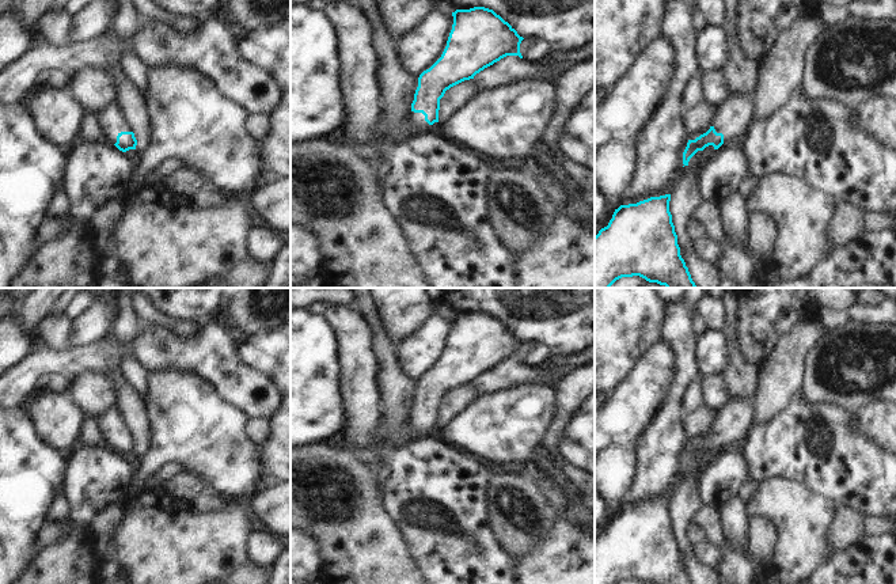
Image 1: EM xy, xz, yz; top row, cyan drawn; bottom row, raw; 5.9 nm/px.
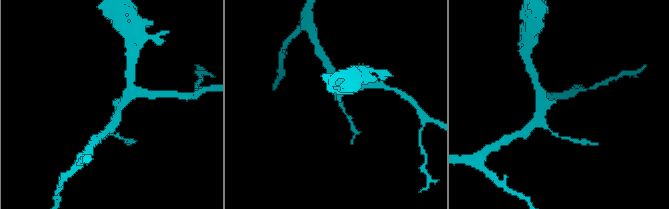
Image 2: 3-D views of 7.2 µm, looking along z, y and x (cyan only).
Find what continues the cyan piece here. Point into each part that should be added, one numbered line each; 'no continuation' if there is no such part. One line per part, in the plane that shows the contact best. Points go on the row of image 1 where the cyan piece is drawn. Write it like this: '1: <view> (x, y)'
1: xy (113, 121)

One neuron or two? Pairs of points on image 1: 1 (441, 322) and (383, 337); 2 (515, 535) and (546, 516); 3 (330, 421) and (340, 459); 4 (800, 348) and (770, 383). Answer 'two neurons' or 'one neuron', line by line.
1: two neurons
2: one neuron
3: two neurons
4: one neuron

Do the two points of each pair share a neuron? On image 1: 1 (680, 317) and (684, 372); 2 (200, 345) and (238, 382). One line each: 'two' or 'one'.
1: one
2: one

